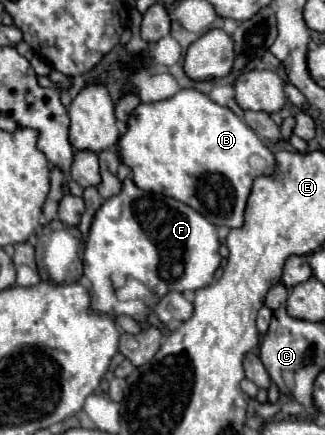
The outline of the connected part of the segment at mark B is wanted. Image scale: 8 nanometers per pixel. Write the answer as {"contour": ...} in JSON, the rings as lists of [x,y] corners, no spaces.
{"contour":[[[195,88],[179,90],[173,98],[155,104],[141,102],[127,120],[127,132],[119,136],[119,156],[121,162],[131,168],[131,178],[141,190],[181,200],[215,226],[227,228],[239,228],[243,224],[243,210],[253,180],[275,170],[273,152],[257,138],[257,134],[233,110],[219,106]]]}

